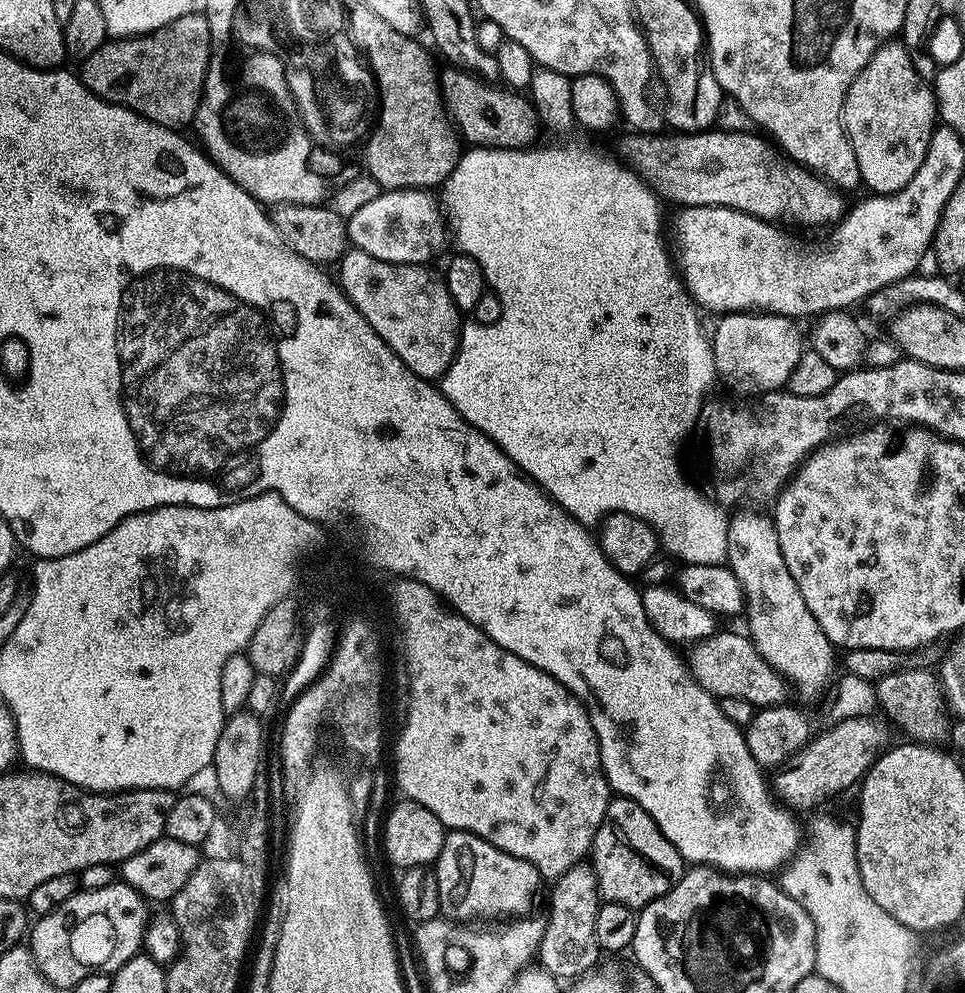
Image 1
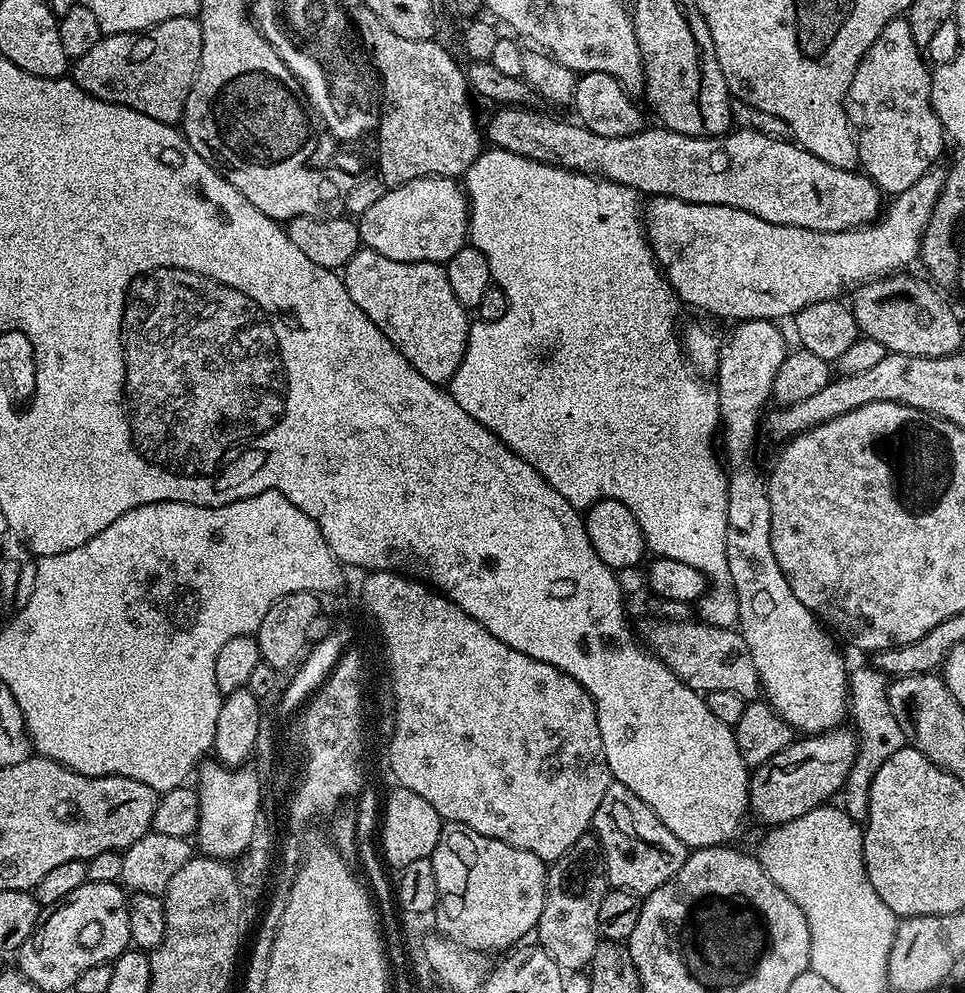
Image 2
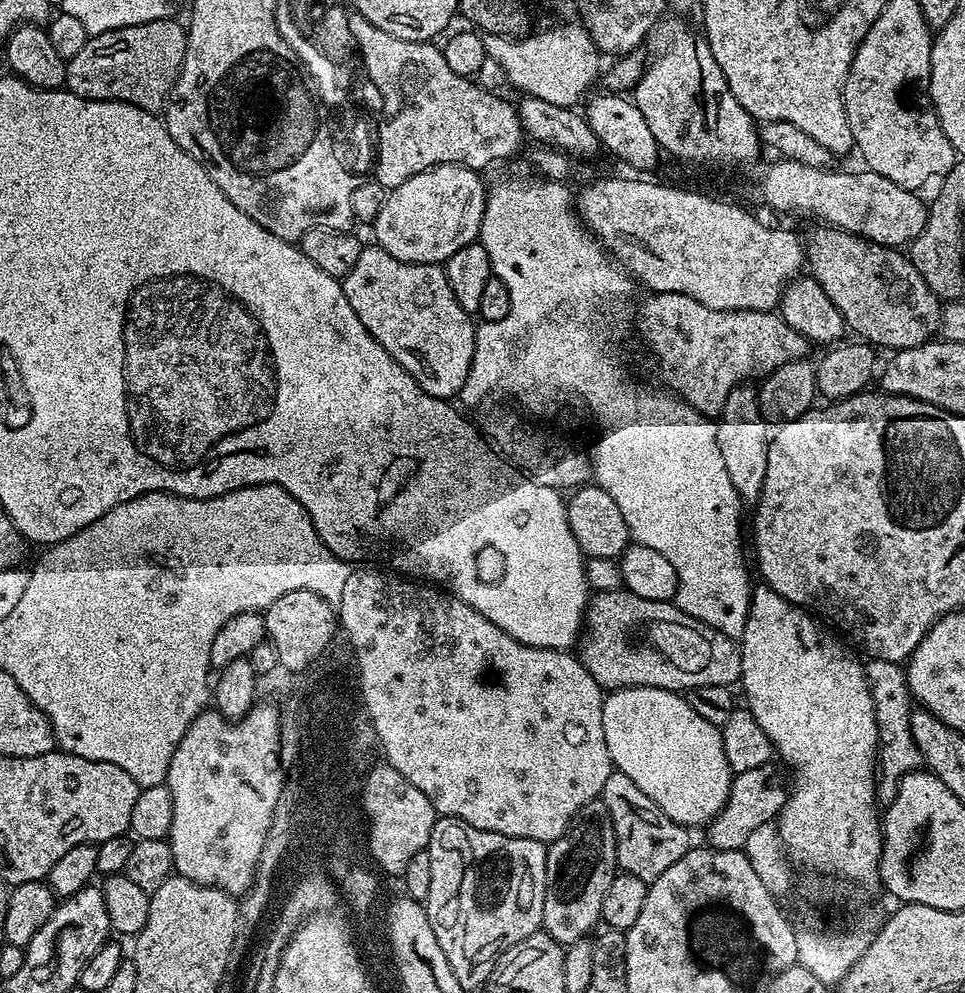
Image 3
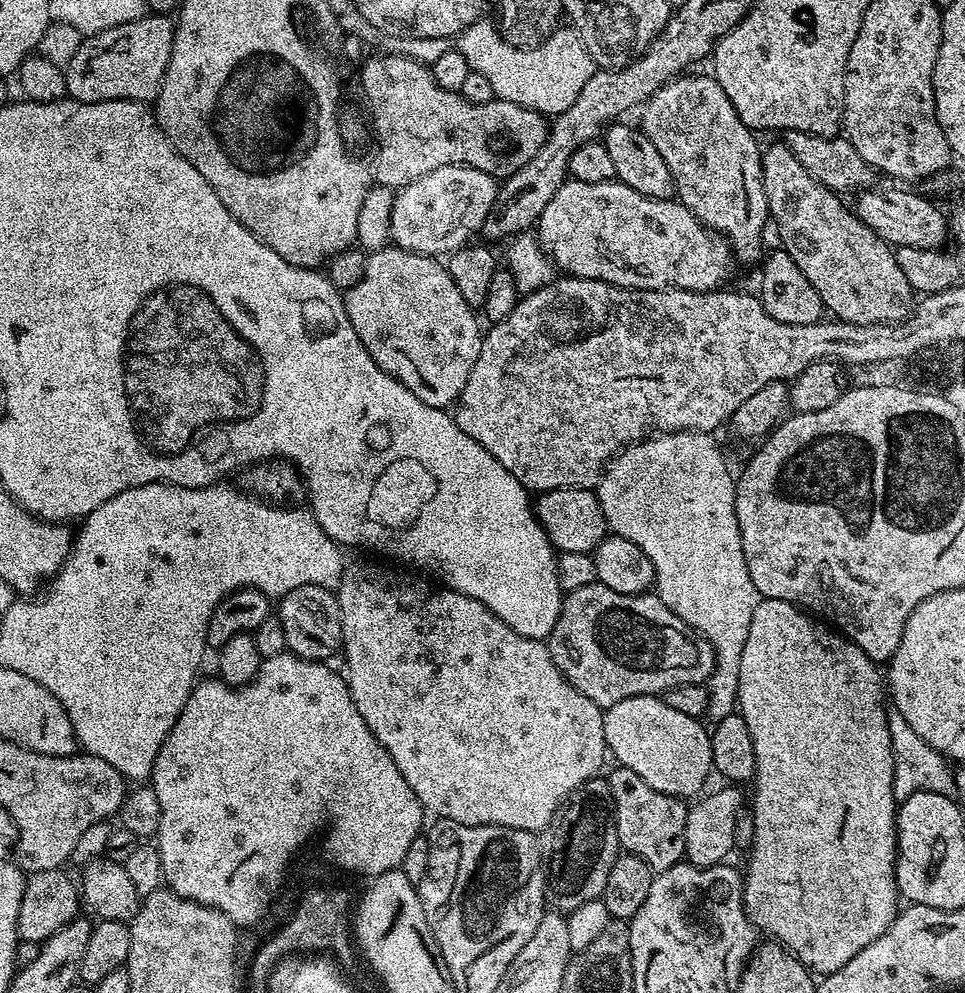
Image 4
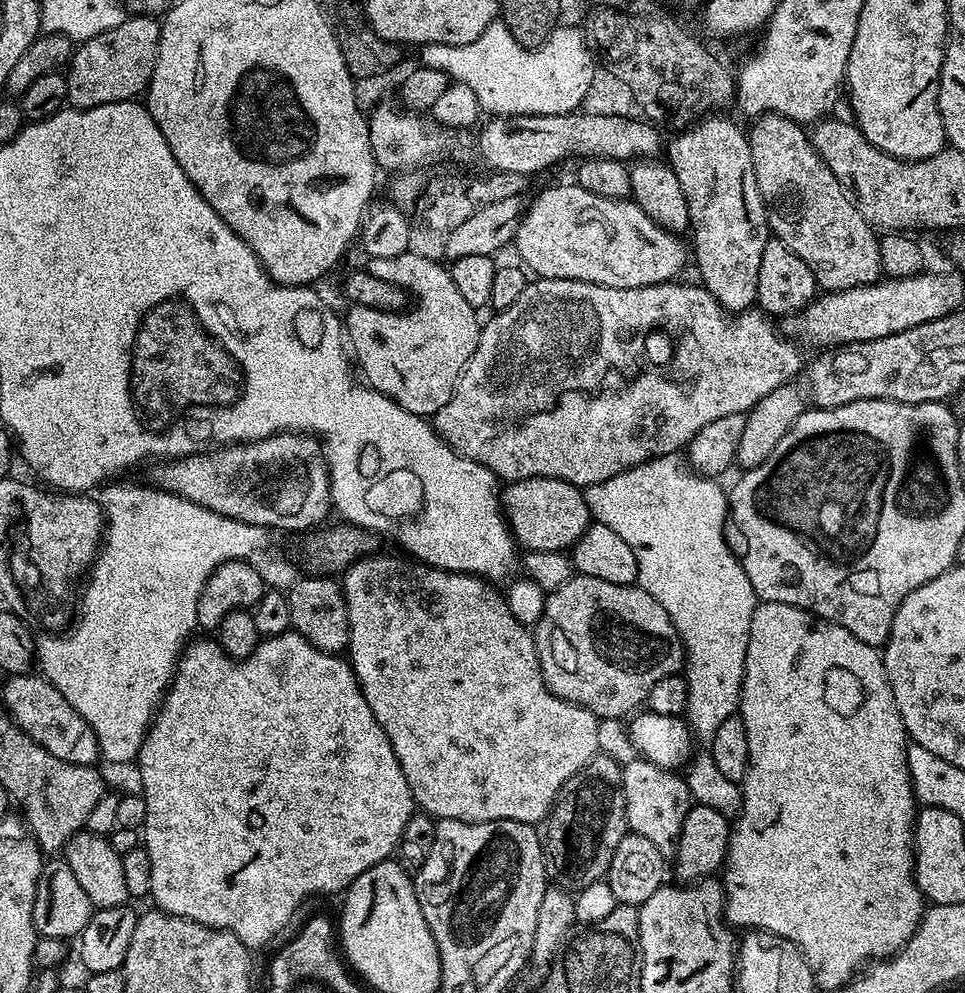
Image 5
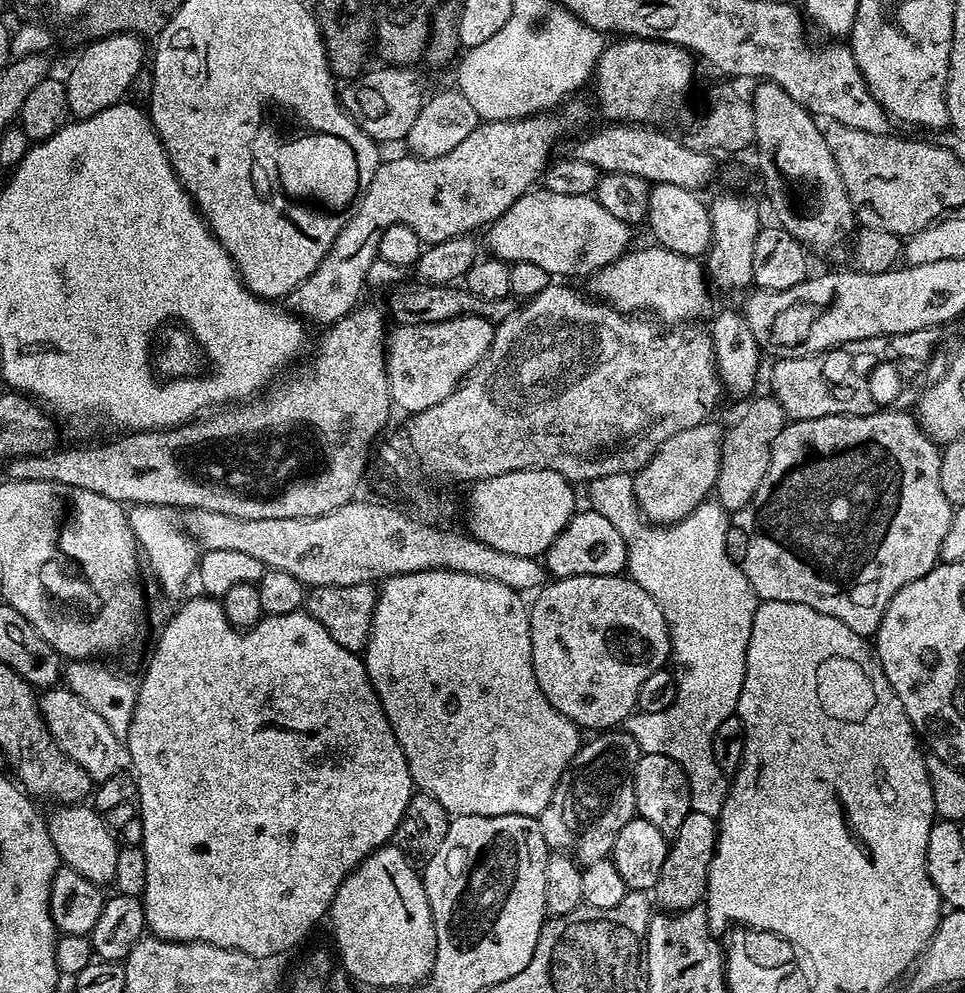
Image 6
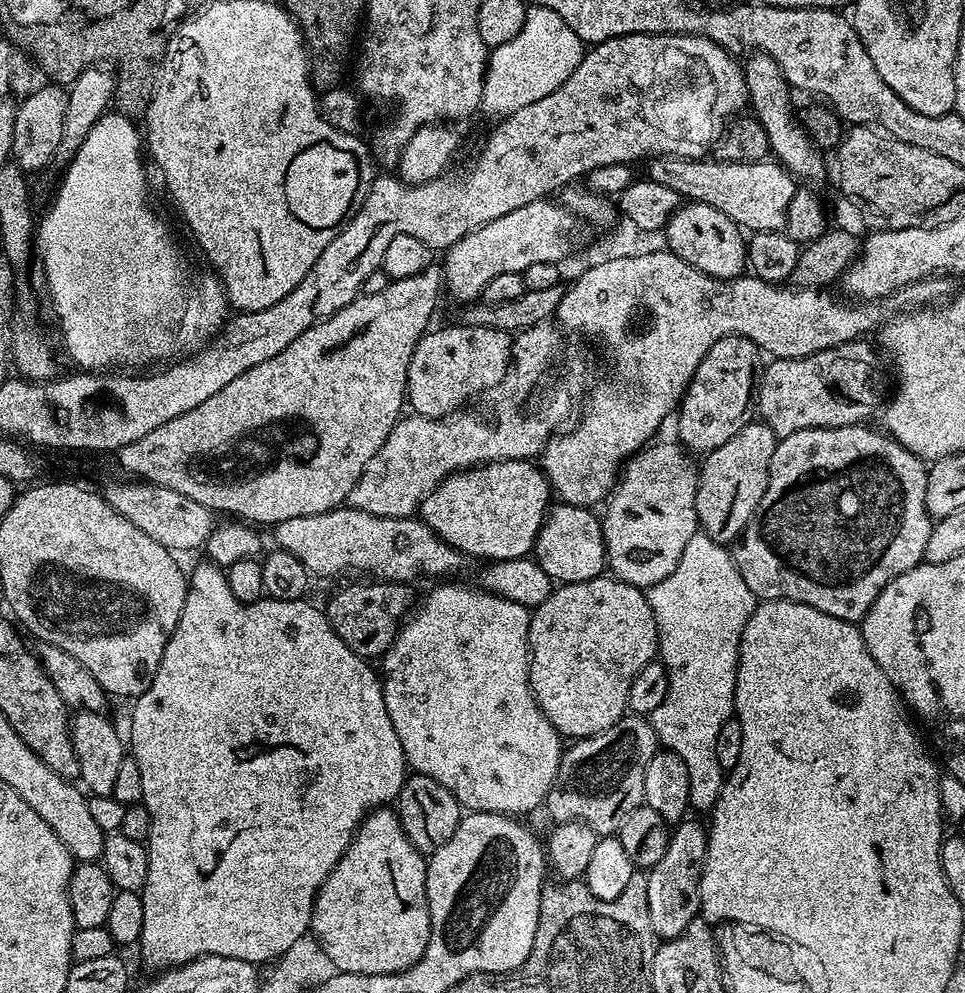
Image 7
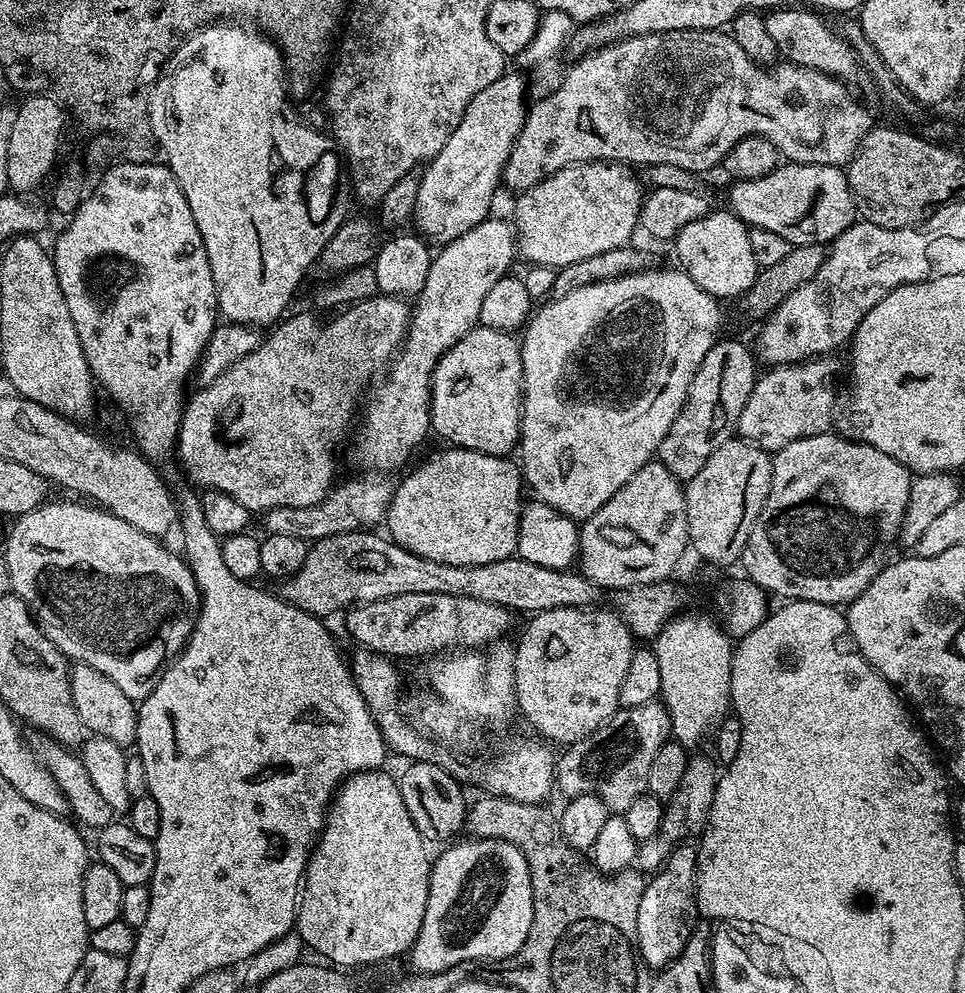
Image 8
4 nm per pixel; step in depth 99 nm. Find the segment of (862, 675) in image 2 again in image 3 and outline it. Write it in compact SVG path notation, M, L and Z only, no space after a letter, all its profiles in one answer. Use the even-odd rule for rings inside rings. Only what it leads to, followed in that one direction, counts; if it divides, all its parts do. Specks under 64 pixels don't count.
M869 659L864 664L870 698L874 700L874 718L878 730L876 759L878 761L878 800L887 806L894 802L894 794L906 774L917 771L922 761L920 751L910 730L910 715L914 701L908 690L908 674L900 664L889 660Z

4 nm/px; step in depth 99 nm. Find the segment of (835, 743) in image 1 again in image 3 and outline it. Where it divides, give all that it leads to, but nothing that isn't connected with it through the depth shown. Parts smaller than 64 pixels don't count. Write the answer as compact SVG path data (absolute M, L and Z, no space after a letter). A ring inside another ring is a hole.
M766 763L756 767L755 770L742 770L733 775L732 785L722 810L706 825L707 847L739 852L758 826L775 821L779 817L782 806L788 800L788 793L785 781L784 784L780 781L779 774L772 767L771 763Z

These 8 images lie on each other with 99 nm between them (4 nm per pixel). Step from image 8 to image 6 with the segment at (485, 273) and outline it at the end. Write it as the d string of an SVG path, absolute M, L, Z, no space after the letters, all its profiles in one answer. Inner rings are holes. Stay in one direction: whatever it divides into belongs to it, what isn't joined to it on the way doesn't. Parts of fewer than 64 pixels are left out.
M543 186L528 192L506 214L493 220L486 229L488 248L493 257L505 262L529 260L540 264L549 277L568 278L564 276L591 277L593 273L610 266L620 256L629 251L628 243L632 240L633 229L622 218L614 218L606 206L597 202L595 195L571 197L565 194L550 193Z

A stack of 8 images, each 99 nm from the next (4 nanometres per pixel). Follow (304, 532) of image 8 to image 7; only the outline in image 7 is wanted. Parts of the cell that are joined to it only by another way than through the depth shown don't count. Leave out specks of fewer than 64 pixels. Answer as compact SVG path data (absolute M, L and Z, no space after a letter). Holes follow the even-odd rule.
M551 319L515 333L508 372L491 393L492 405L485 416L457 410L440 418L415 414L401 418L378 454L366 462L366 470L362 470L354 490L350 490L347 503L382 518L411 517L420 503L455 472L495 460L539 457L544 445L561 427L559 424L571 414L572 407L574 412L586 392L584 360L574 345L564 341L563 335Z

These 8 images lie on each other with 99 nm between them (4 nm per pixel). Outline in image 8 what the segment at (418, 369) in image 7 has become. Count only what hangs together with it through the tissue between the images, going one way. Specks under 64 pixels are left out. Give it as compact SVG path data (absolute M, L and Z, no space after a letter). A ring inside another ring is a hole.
M477 326L440 359L434 370L431 431L457 448L507 457L520 443L523 394L520 340L511 332Z

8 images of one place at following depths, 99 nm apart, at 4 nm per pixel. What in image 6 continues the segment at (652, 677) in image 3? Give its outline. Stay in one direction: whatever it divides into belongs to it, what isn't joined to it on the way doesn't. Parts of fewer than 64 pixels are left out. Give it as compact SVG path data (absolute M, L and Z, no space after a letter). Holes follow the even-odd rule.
M624 574L562 576L545 583L534 599L526 626L530 630L534 674L550 706L581 730L612 730L623 725L637 711L642 682L672 659L672 634L656 599L642 590L640 581Z

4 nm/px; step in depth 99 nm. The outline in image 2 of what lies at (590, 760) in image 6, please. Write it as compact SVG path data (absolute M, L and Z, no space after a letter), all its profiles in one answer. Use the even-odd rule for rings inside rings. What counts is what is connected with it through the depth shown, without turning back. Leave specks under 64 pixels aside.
M586 834L566 850L557 860L551 861L544 882L544 905L540 920L536 924L535 935L540 947L554 958L554 962L568 974L576 974L587 969L596 953L597 944L602 937L598 930L598 906L602 906L602 898L610 891L608 878L604 874L604 857L600 854L600 842L595 835Z

